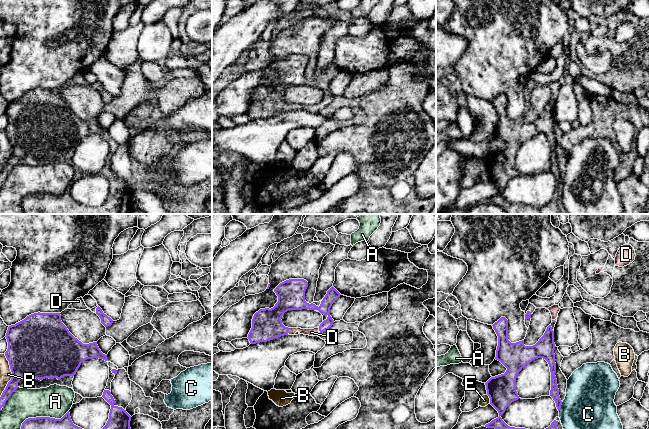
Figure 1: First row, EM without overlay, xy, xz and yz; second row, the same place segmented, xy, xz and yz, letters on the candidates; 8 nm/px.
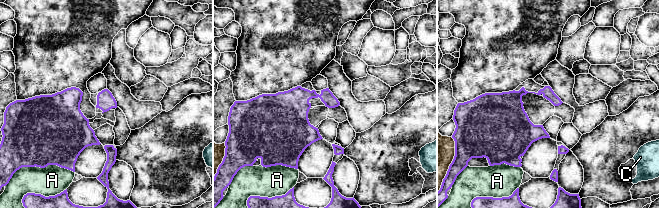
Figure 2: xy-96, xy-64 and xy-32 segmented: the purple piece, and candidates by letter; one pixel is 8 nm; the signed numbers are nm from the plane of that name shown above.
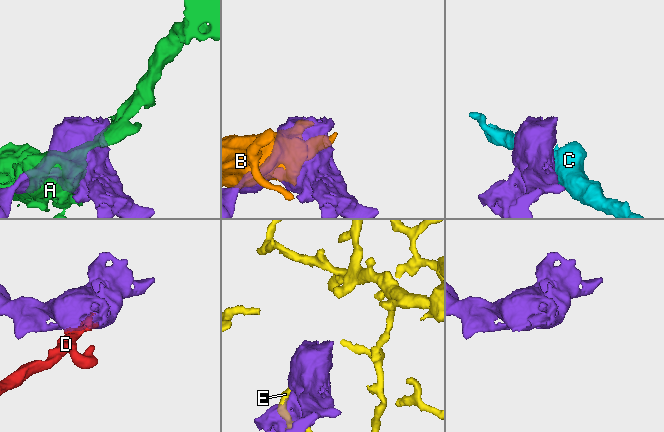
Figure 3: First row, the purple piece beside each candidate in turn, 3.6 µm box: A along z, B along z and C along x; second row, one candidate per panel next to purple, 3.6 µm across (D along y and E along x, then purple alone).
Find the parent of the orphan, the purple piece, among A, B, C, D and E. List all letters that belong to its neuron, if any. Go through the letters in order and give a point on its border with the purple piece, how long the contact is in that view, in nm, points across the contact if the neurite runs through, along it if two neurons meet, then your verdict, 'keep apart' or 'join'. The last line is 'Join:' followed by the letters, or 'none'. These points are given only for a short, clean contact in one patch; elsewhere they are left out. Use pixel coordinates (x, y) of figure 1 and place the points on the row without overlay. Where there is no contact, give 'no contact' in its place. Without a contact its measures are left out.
A: contact xy (38, 193); length 420 nm; keep apart
B: contact xy (12, 152); length 360 nm; keep apart
C: contact yz (560, 182); length 80 nm; border yz (562, 178), (558, 186); keep apart
D: contact xz (288, 107); length 50 nm; join
E: contact yz (490, 175); length 90 nm; keep apart
Join: D

